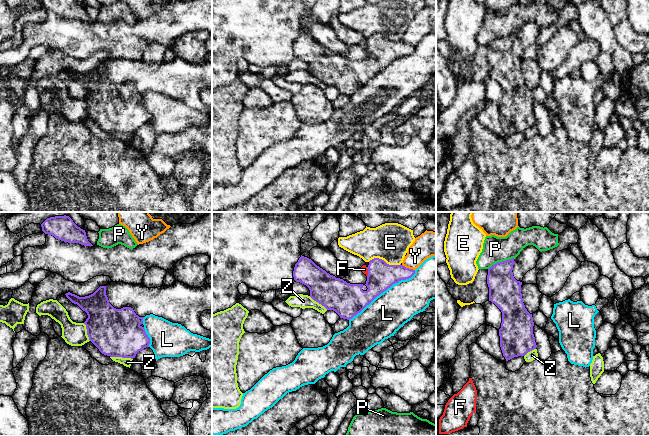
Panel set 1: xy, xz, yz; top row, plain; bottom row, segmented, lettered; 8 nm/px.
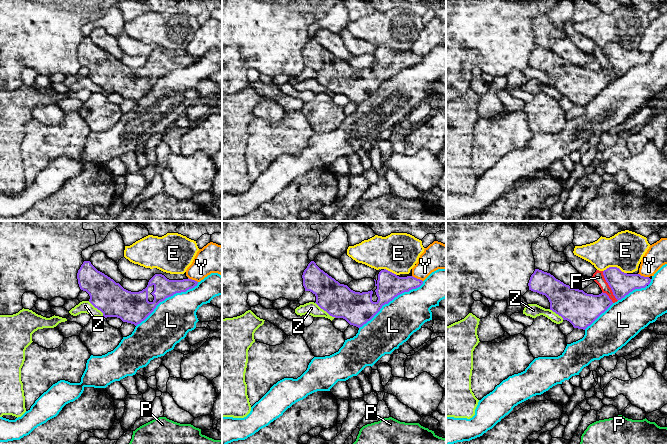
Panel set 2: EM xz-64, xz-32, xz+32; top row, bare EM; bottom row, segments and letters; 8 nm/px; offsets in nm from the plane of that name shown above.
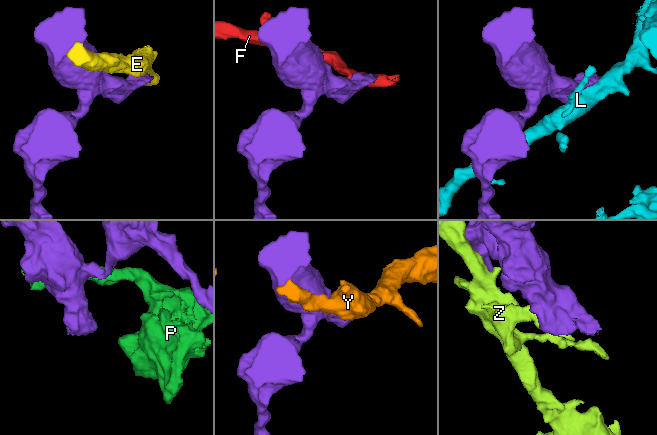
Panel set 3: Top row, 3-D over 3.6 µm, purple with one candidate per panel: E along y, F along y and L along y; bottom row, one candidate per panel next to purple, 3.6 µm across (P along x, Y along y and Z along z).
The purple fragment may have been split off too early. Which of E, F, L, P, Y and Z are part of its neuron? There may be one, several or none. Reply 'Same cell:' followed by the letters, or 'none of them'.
Same cell: Z

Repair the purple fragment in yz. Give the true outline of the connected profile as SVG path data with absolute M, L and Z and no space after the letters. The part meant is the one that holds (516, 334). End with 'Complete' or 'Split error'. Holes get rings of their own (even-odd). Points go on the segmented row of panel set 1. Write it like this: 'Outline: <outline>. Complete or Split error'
Outline: M514 258L488 269L489 301L502 312L500 347L506 361L523 356L526 362L538 358L533 334L533 317L523 303L521 285L513 276Z. Split error

